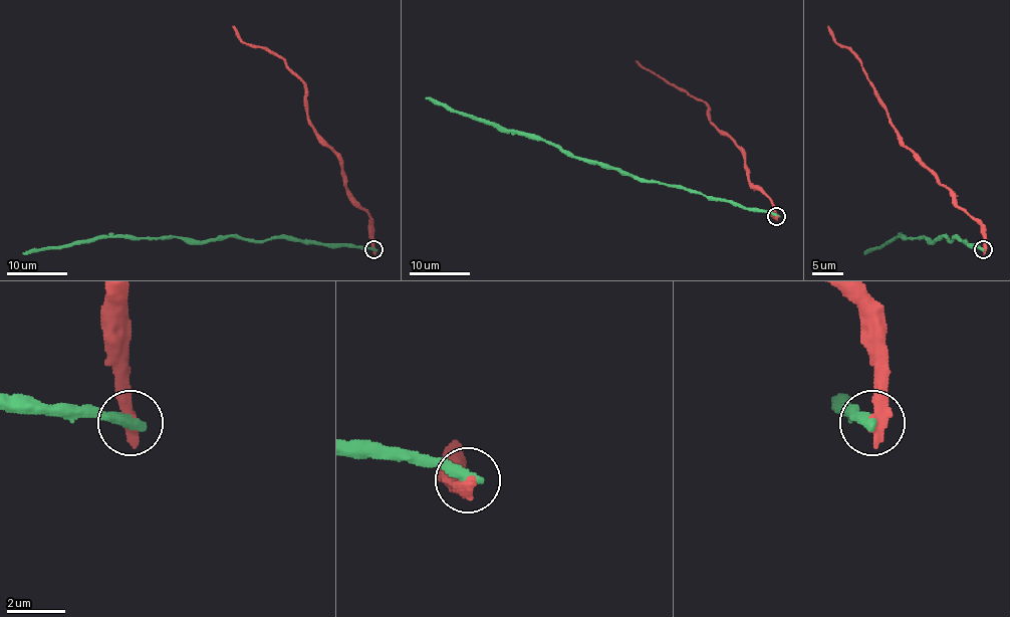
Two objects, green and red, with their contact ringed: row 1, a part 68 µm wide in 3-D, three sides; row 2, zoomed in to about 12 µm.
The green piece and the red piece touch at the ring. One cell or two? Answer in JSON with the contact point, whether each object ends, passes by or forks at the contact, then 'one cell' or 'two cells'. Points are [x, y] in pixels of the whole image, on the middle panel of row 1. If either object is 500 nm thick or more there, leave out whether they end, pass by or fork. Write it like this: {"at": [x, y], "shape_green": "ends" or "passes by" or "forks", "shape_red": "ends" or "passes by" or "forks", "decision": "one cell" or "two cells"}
{"at": [776, 216], "decision": "two cells"}

